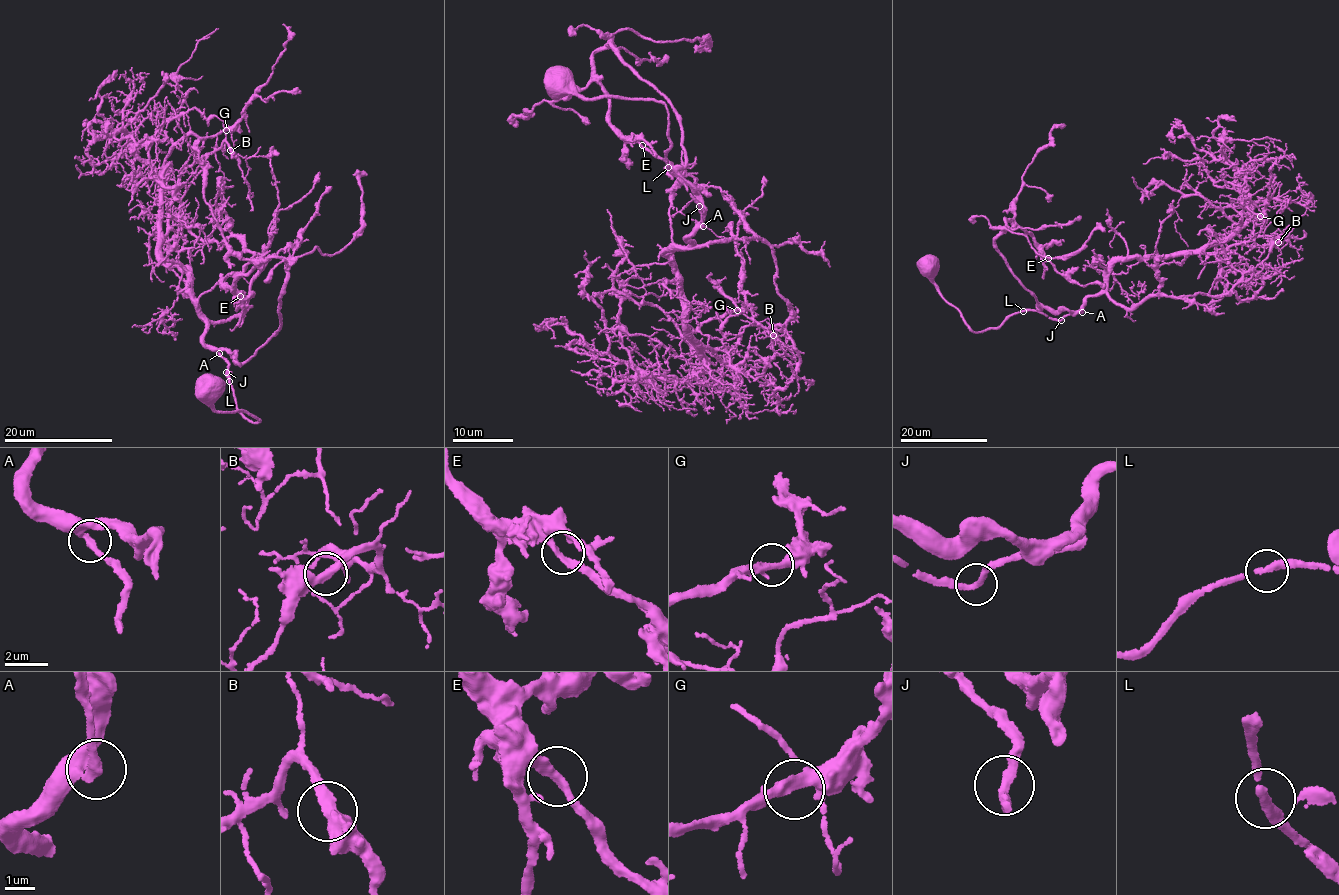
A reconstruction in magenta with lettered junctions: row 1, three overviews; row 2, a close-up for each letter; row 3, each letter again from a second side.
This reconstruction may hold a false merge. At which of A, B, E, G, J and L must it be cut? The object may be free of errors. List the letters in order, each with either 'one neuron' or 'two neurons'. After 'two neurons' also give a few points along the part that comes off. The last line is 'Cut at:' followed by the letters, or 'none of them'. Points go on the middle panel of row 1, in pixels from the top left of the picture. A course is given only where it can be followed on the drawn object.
A: one neuron
B: one neuron
E: one neuron
G: one neuron
J: one neuron
L: one neuron
Cut at: none of them

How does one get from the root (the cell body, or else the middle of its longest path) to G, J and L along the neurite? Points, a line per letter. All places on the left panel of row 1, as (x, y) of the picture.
G: (209, 386), (217, 412), (259, 420), (236, 409), (156, 228), (169, 148), (226, 130)
J: (209, 386), (217, 412), (243, 409), (257, 422), (236, 409), (234, 390), (228, 382), (229, 373), (226, 372)
L: (209, 386), (217, 412), (243, 409), (257, 422), (236, 409), (234, 390), (229, 381)

